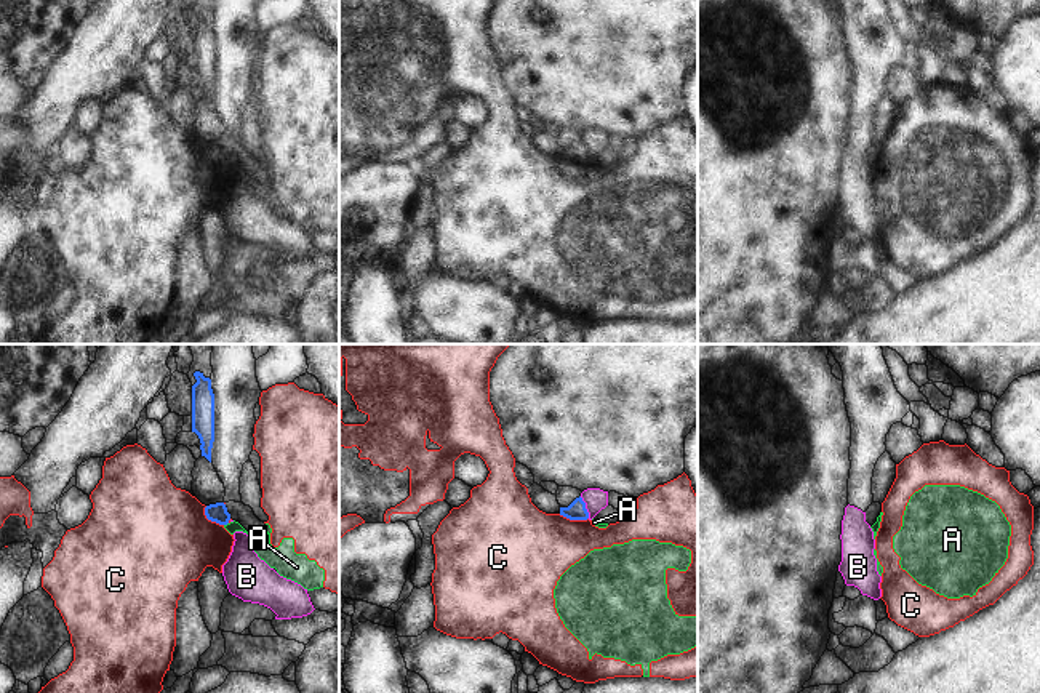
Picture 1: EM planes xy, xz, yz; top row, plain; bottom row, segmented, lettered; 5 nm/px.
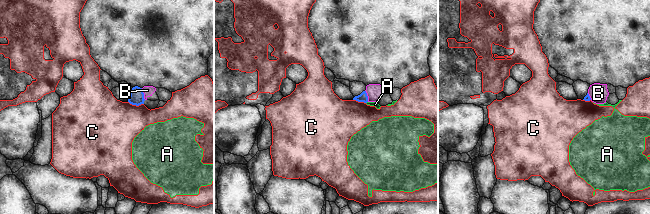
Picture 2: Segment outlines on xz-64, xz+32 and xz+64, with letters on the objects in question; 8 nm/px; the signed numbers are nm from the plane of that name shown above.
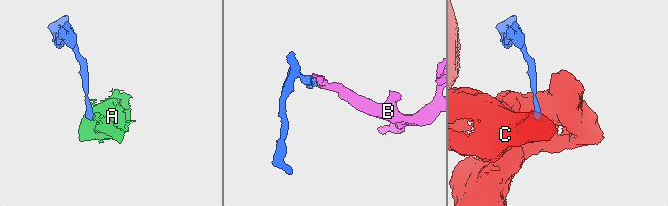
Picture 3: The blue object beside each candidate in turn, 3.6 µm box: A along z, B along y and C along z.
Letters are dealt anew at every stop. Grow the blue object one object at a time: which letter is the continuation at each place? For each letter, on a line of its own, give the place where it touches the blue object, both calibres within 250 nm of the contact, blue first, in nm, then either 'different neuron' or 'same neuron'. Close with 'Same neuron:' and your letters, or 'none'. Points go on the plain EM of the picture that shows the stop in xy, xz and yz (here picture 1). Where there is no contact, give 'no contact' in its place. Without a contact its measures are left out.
A: contact xy (226, 165); calibres 100 and 80 nm; different neuron
B: contact xz (584, 149); calibres 100 and 120 nm; different neuron
C: contact xy (210, 160); calibres 100 and 480 nm; different neuron
Same neuron: none

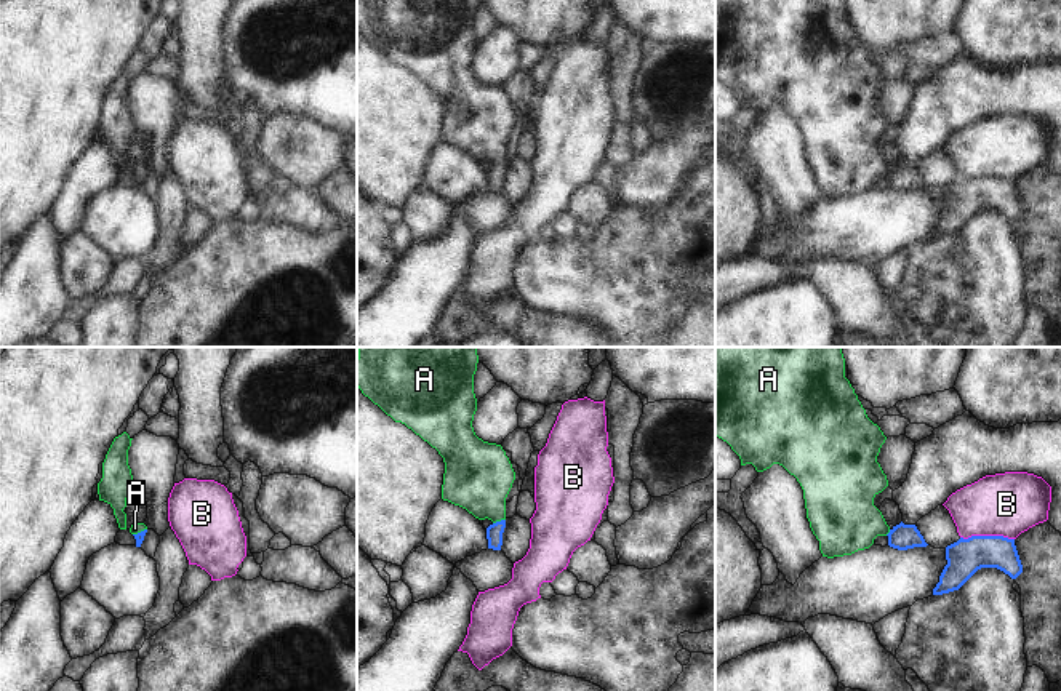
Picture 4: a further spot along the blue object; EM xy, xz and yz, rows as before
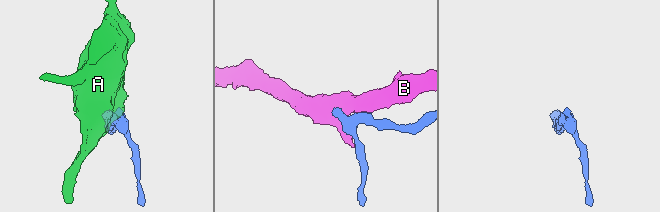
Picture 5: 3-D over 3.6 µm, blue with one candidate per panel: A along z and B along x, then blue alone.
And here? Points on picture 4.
A: contact xz (498, 163); calibres 80 and 340 nm; same neuron
B: contact yz (988, 178); calibres 180 and 320 nm; different neuron
Same neuron: A

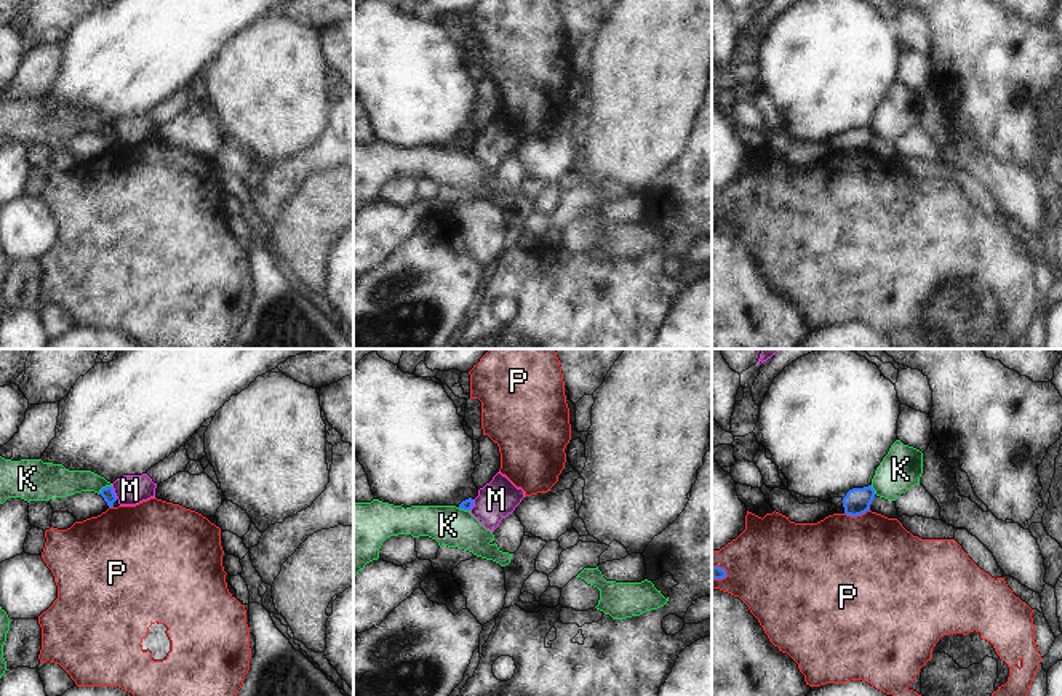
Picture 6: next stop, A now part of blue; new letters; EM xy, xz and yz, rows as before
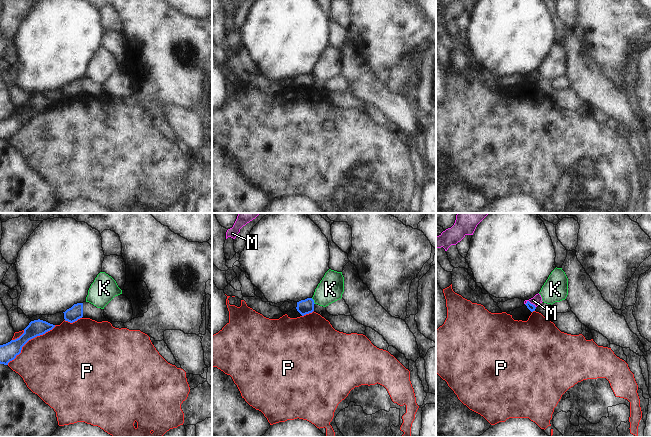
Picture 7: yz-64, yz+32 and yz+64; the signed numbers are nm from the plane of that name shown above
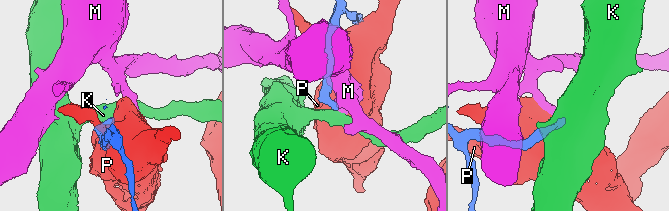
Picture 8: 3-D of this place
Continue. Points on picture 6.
K: contact xy (106, 128); calibres 70 and 160 nm; different neuron
M: contact xy (114, 135); calibres 70 and 160 nm; different neuron
P: contact yz (856, 157); calibres 130 and 500 nm; different neuron
Same neuron: none

